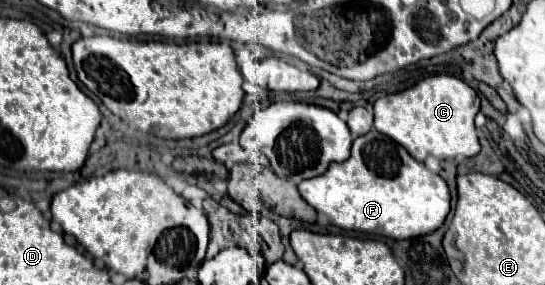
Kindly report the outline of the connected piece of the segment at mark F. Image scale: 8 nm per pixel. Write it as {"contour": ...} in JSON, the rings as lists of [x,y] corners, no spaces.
{"contour":[[[375,129],[353,141],[351,157],[347,161],[331,163],[331,167],[323,175],[301,181],[299,193],[317,213],[327,215],[327,219],[341,229],[373,233],[393,239],[417,237],[439,229],[451,209],[447,183],[437,173],[431,173],[423,163],[415,161],[399,143]]]}

